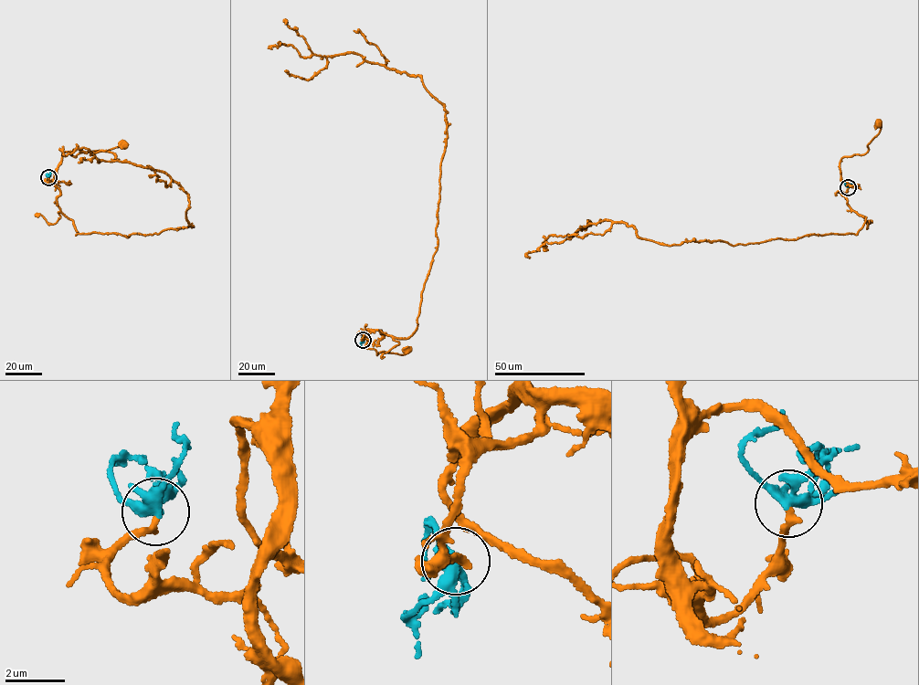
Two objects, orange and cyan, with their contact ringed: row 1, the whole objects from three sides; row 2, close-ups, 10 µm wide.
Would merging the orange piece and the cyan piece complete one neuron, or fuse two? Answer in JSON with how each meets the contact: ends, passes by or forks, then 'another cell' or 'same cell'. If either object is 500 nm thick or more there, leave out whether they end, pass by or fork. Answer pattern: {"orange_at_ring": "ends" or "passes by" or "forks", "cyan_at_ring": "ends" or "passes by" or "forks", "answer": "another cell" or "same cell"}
{"orange_at_ring": "ends", "cyan_at_ring": "forks", "answer": "same cell"}

